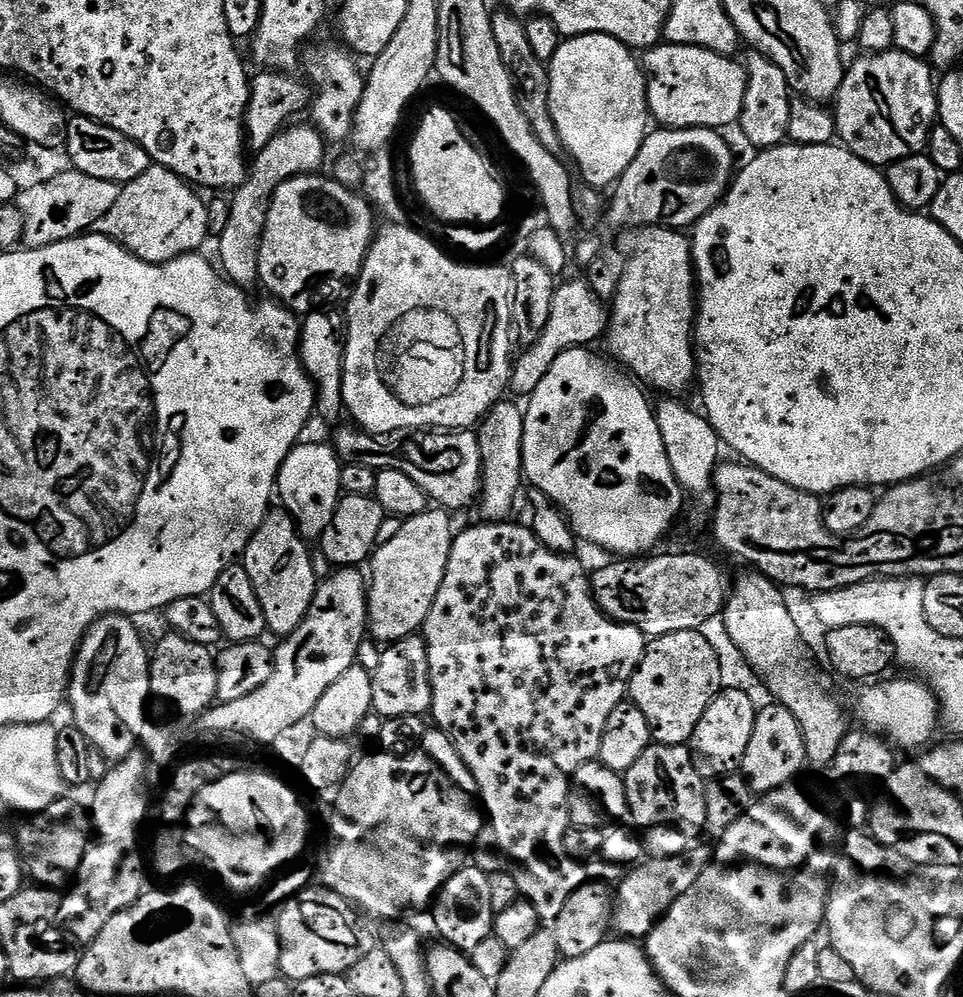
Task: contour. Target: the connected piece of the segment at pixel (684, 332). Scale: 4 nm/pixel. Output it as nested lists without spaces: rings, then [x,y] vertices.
[[[640,226],[625,231],[619,240],[618,248],[627,259],[616,295],[610,300],[610,319],[606,329],[608,348],[641,385],[664,392],[660,394],[684,394],[680,392],[686,391],[691,384],[693,387],[698,376],[694,347],[698,285],[689,237],[675,228]]]

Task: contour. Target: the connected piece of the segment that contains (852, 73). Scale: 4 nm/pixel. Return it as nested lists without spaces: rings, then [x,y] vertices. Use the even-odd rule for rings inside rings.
[[[895,50],[891,52],[878,52],[875,54],[864,54],[861,55],[861,60],[856,60],[847,65],[844,81],[842,86],[838,90],[834,101],[834,115],[836,118],[836,135],[839,143],[843,147],[847,148],[849,152],[854,153],[858,158],[862,158],[867,164],[875,164],[877,166],[887,166],[898,162],[902,158],[907,156],[919,156],[928,147],[928,139],[932,133],[933,128],[937,127],[938,124],[938,84],[934,79],[932,81],[932,72],[928,69],[929,61],[927,59],[911,56],[905,52],[897,52]]]

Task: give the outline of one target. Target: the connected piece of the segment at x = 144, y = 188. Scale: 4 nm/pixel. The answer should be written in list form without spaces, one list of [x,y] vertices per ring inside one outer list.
[[[152,165],[146,171],[132,179],[130,183],[123,185],[120,189],[118,200],[114,203],[113,207],[105,216],[102,216],[98,222],[94,224],[93,231],[99,236],[109,237],[111,240],[118,241],[128,252],[135,254],[136,257],[142,258],[143,261],[150,262],[151,264],[165,264],[172,261],[176,257],[191,255],[200,250],[200,246],[208,239],[209,231],[209,214],[207,203],[195,193],[197,192],[187,181],[181,179],[180,176],[174,174],[171,170],[160,165]]]

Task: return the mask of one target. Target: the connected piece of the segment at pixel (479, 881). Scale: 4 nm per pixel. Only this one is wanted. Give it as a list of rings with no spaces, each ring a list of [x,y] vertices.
[[[461,866],[437,894],[432,916],[436,919],[436,932],[441,941],[451,944],[459,952],[470,954],[493,935],[496,912],[492,908],[492,884],[489,873],[475,866]]]

